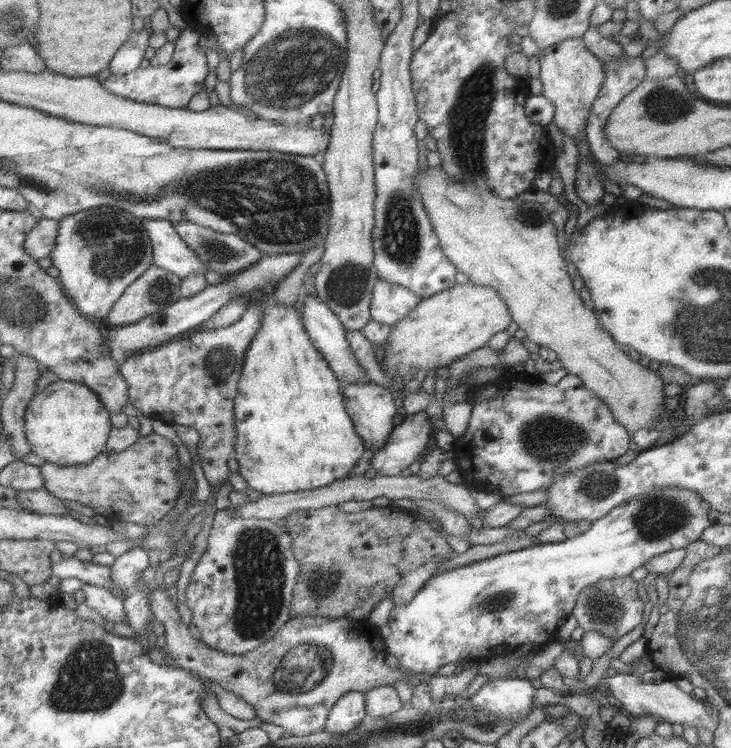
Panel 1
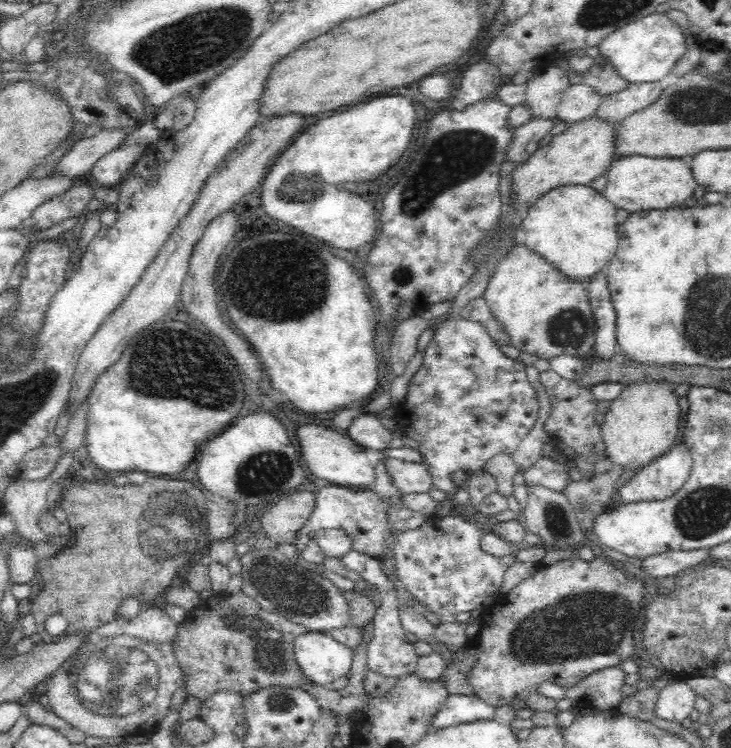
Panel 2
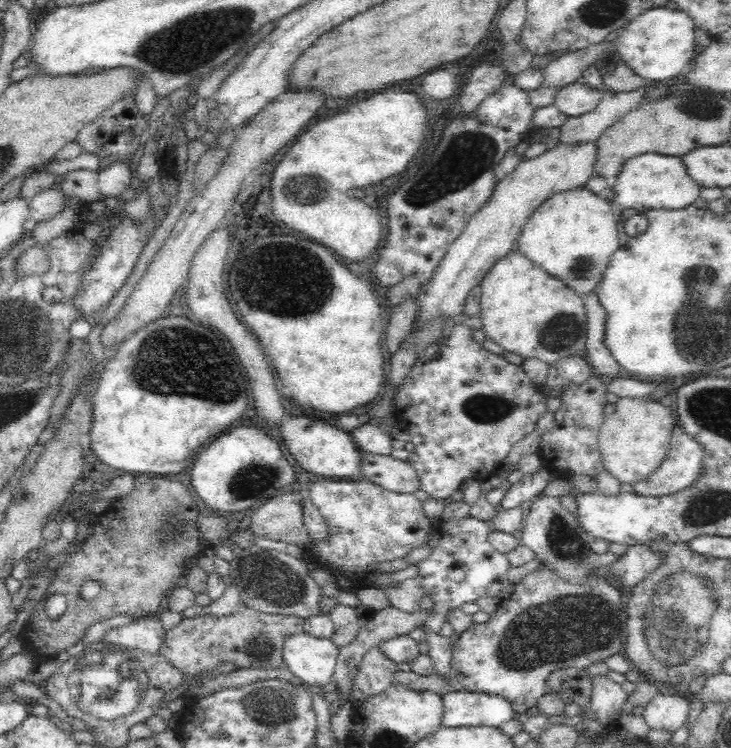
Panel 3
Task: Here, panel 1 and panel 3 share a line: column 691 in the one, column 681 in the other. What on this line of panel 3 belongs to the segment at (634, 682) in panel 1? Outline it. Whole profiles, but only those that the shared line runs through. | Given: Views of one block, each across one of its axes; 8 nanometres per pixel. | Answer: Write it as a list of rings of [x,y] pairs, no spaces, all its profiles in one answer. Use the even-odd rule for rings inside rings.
[[[660,691],[642,712],[648,729],[676,732],[685,722],[690,710],[690,697],[673,692]]]

